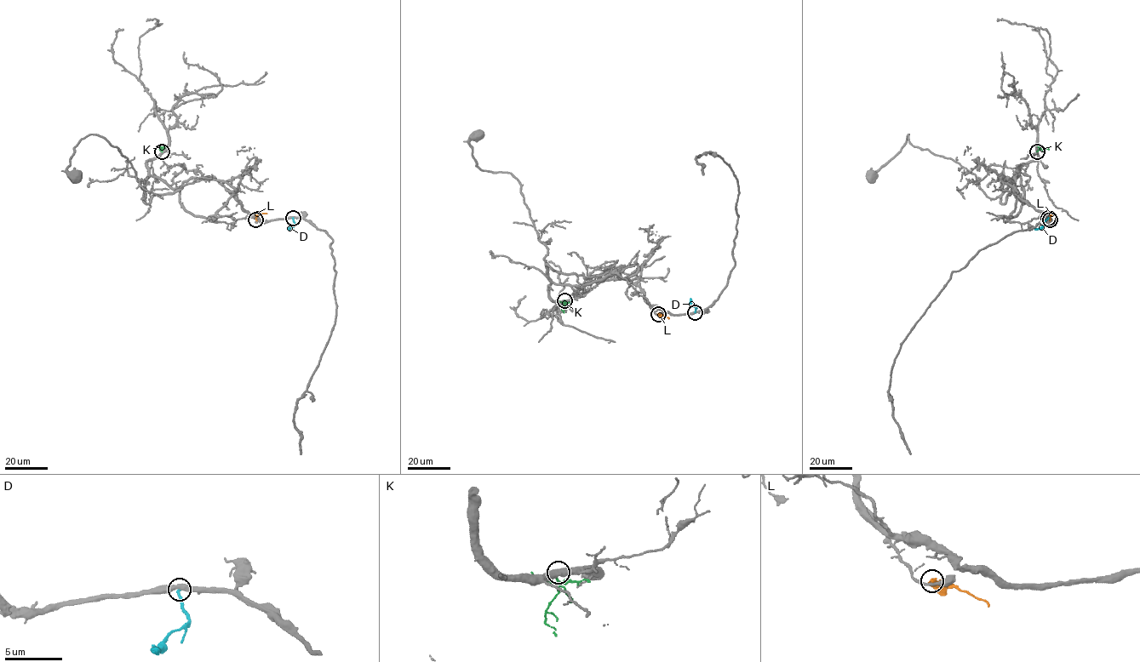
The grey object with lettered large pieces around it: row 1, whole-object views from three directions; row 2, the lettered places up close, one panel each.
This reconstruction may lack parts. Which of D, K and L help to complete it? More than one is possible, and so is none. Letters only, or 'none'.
none

